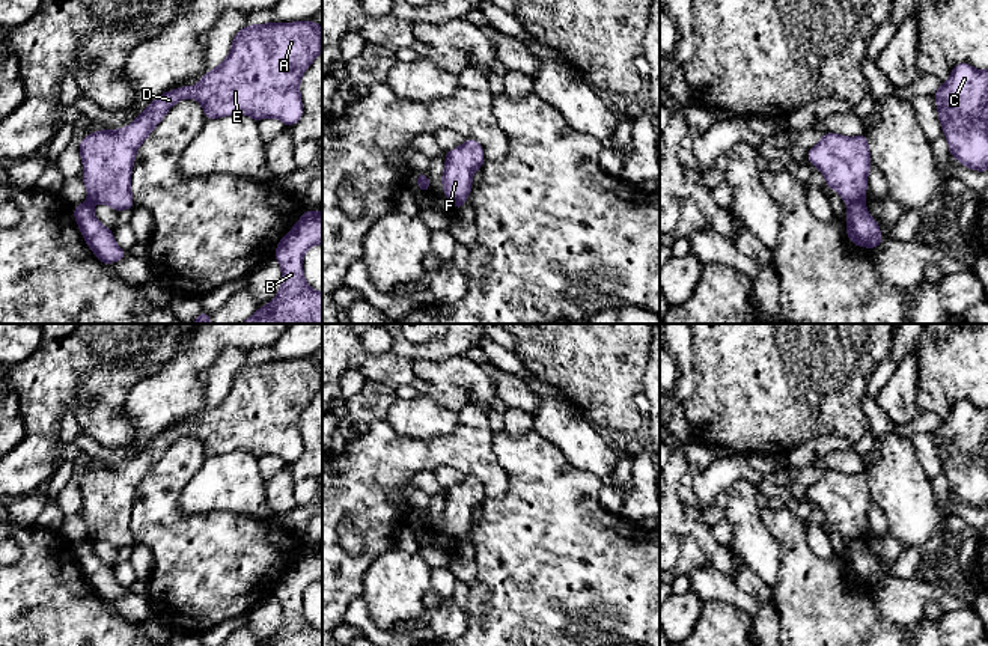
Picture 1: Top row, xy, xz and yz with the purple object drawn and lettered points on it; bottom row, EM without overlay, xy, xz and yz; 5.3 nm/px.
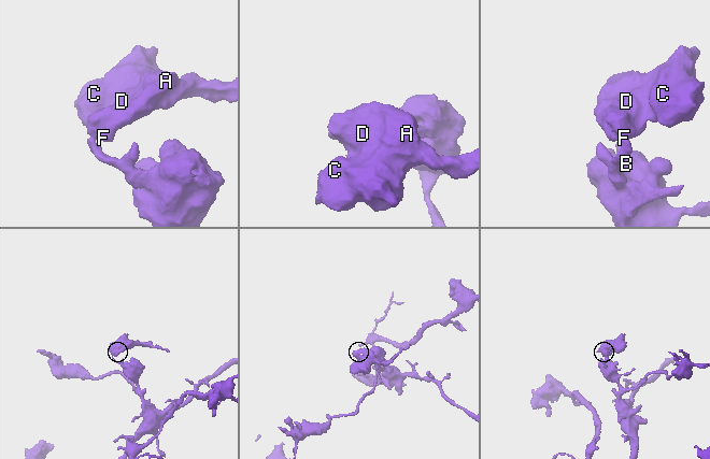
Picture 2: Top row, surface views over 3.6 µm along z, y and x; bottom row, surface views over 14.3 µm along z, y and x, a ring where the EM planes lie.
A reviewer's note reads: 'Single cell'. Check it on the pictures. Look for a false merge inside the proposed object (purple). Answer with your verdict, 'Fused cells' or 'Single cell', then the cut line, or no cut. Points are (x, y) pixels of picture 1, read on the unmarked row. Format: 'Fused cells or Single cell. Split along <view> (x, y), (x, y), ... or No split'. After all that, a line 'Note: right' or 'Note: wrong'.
Fused cells. Split along yz (863, 538), (851, 538), (848, 541)
Note: wrong

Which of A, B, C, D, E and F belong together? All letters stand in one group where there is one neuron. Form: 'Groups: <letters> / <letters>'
Groups: A C D E F / B

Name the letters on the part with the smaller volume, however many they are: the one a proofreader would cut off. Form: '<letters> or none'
A, C, D, E, F

